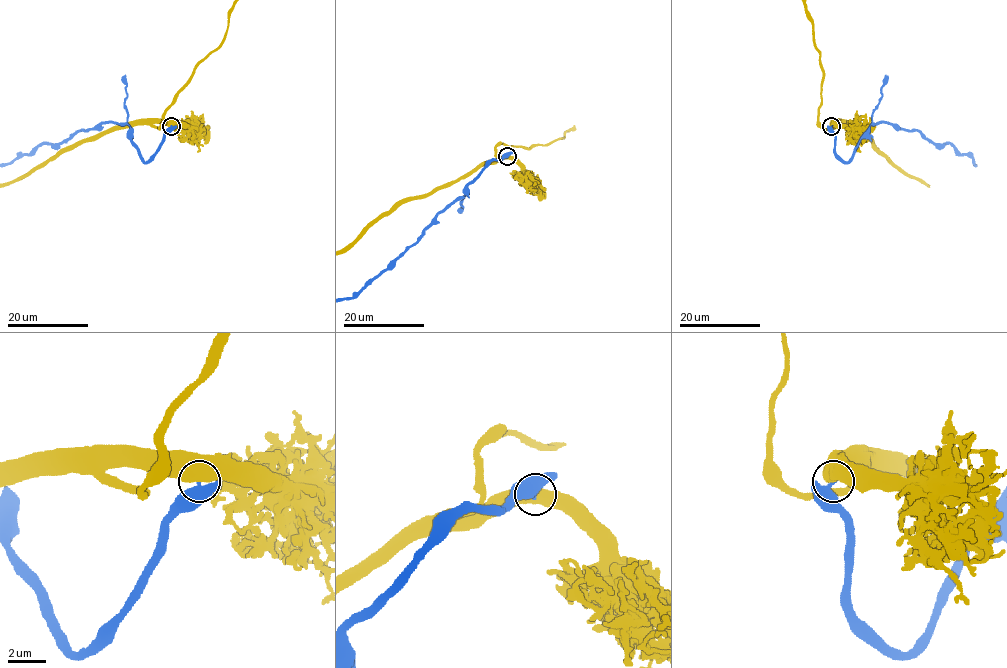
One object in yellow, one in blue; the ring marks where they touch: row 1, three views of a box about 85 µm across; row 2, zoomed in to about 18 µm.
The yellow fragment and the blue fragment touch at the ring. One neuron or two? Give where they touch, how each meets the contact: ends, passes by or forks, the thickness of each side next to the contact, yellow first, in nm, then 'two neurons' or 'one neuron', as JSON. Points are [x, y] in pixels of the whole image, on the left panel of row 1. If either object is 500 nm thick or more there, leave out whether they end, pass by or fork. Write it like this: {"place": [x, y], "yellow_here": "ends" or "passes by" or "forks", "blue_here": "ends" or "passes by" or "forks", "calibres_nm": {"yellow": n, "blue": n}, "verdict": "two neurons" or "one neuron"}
{"place": [171, 126], "calibres_nm": {"yellow": 750, "blue": 440}, "verdict": "two neurons"}

